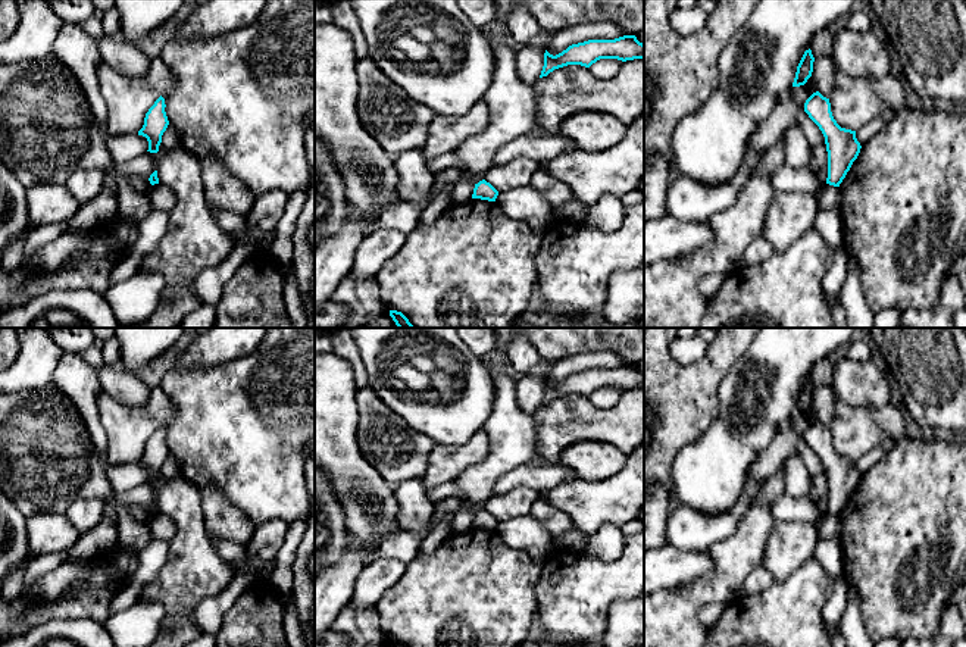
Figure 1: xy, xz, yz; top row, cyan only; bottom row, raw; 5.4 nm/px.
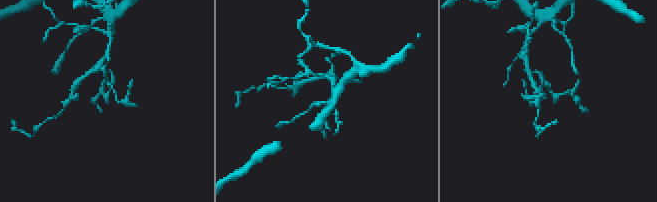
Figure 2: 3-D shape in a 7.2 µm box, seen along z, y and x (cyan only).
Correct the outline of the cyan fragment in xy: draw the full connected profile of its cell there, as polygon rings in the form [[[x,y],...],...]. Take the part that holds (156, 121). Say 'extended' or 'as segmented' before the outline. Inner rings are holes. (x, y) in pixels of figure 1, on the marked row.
as segmented; [[[160,96],[154,104],[149,109],[144,118],[144,125],[138,131],[138,135],[143,135],[149,141],[150,153],[157,153],[162,143],[162,135],[166,131],[169,121],[165,112],[165,99]]]

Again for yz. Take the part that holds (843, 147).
as segmented; [[[819,91],[806,100],[804,112],[825,137],[828,151],[826,184],[840,187],[862,149],[856,138],[856,131],[841,128],[837,124],[831,112],[829,99],[823,97]]]

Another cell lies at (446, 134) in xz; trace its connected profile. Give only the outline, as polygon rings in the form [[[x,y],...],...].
[[[484,100],[462,116],[435,115],[429,129],[426,143],[422,147],[425,160],[456,151],[471,137],[481,134],[490,124],[490,110]]]

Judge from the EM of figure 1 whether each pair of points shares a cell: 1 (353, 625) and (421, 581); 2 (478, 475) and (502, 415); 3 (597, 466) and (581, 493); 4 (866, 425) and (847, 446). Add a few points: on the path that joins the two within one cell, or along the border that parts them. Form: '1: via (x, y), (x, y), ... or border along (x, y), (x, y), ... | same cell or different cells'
1: border along (374, 608), (380, 627), (384, 631) | different cells
2: via (493, 462), (502, 453), (502, 430) | same cell
3: border along (622, 466), (600, 480), (578, 478) | different cells
4: via (862, 430), (850, 441) | same cell

